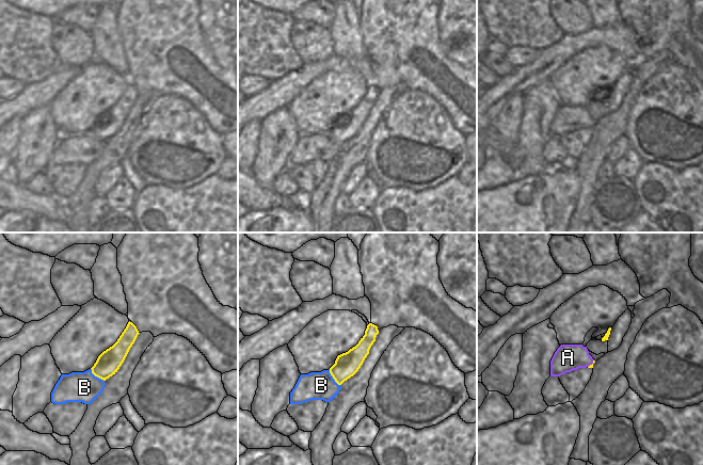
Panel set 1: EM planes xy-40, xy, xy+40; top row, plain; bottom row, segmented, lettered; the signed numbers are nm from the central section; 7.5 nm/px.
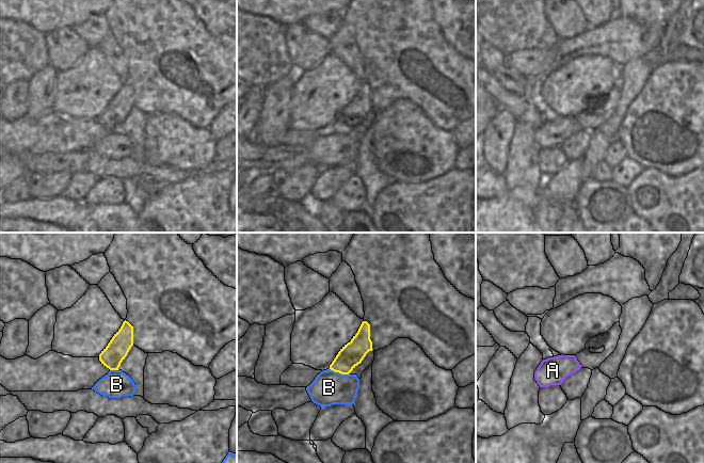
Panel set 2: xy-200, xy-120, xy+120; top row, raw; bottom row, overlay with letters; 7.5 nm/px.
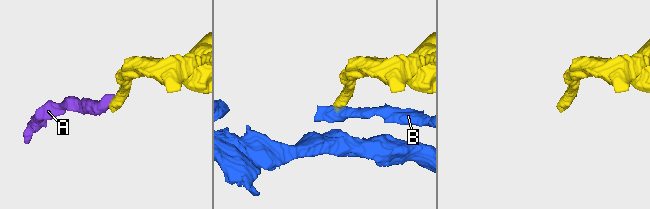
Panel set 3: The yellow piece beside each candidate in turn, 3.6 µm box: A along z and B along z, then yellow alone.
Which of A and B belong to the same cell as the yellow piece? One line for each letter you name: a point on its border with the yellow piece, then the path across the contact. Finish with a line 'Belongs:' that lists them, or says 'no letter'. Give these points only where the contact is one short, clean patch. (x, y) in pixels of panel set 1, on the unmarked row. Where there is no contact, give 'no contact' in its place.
A: contact xy+40 (592, 125); way xy+40 (591, 127), (592, 125), (579, 118), (568, 118)
Belongs: A

